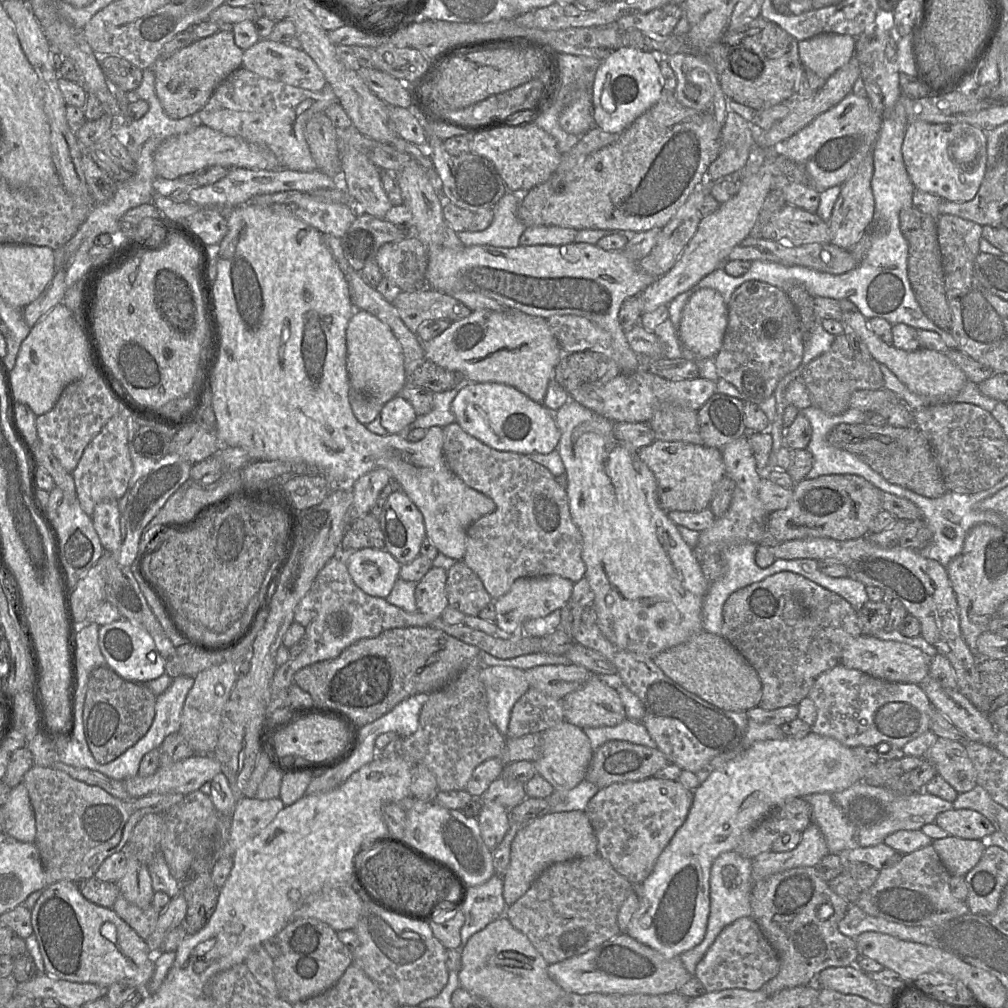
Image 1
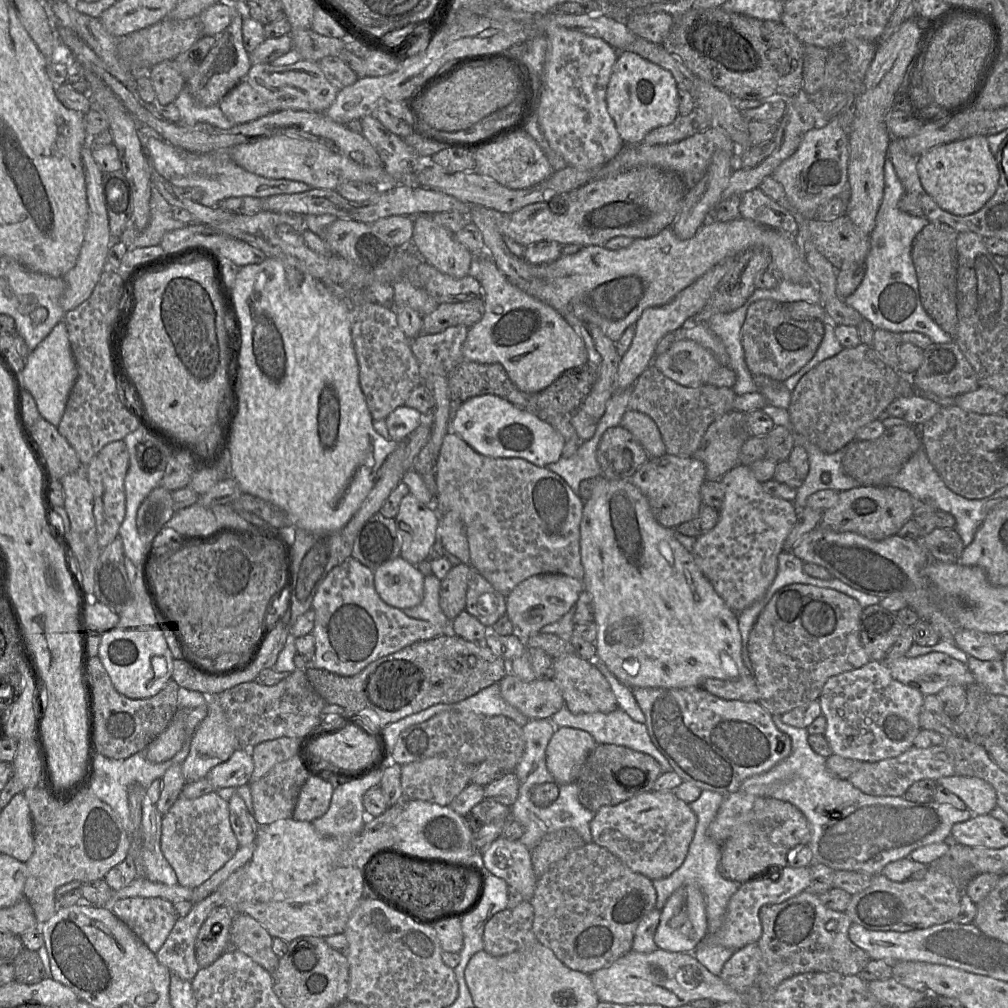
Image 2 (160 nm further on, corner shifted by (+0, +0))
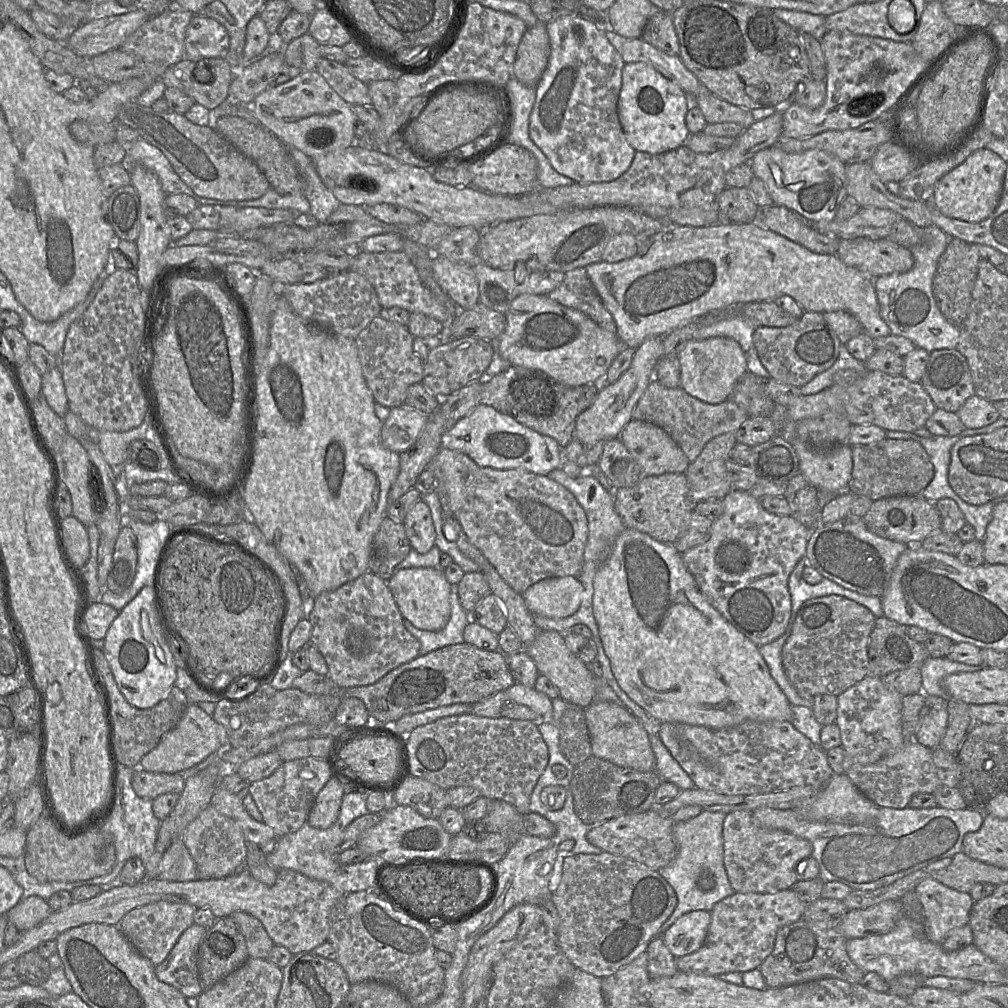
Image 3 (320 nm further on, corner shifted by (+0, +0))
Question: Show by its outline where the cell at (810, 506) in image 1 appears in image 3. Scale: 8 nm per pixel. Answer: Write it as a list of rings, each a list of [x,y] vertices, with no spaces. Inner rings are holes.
[[[894,496],[875,500],[862,517],[867,528],[874,534],[909,546],[919,546],[929,535],[943,532],[941,518],[933,502],[918,496]]]

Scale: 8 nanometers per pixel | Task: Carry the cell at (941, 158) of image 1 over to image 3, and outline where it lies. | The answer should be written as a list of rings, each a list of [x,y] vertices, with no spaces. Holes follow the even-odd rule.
[[[988,148],[971,153],[961,164],[938,180],[932,197],[937,209],[947,217],[980,222],[996,209],[1003,189],[1006,162]]]

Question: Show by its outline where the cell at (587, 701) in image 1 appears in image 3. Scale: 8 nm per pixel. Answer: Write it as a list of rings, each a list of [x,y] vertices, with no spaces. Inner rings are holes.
[[[539,630],[535,640],[524,646],[540,674],[546,676],[567,703],[587,708],[595,701],[595,678],[585,663],[577,658],[566,644],[565,634],[554,630]]]

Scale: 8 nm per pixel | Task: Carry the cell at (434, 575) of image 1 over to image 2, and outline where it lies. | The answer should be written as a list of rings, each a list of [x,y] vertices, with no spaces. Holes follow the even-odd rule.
[[[459,564],[453,566],[447,576],[441,580],[439,605],[450,621],[465,611],[470,573],[470,565]]]

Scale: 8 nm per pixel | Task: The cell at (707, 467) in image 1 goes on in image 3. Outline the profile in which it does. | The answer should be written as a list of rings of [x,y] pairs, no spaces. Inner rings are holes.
[[[685,473],[644,476],[633,486],[614,489],[614,505],[625,527],[646,533],[665,544],[676,542],[694,511]]]

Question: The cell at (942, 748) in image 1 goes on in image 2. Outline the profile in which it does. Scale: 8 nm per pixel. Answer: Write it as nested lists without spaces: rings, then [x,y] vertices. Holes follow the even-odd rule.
[[[941,744],[929,748],[912,746],[895,758],[884,759],[875,763],[867,763],[849,777],[851,784],[865,794],[871,796],[903,797],[908,788],[922,779],[937,781],[942,777],[955,775],[952,759],[946,747]]]

